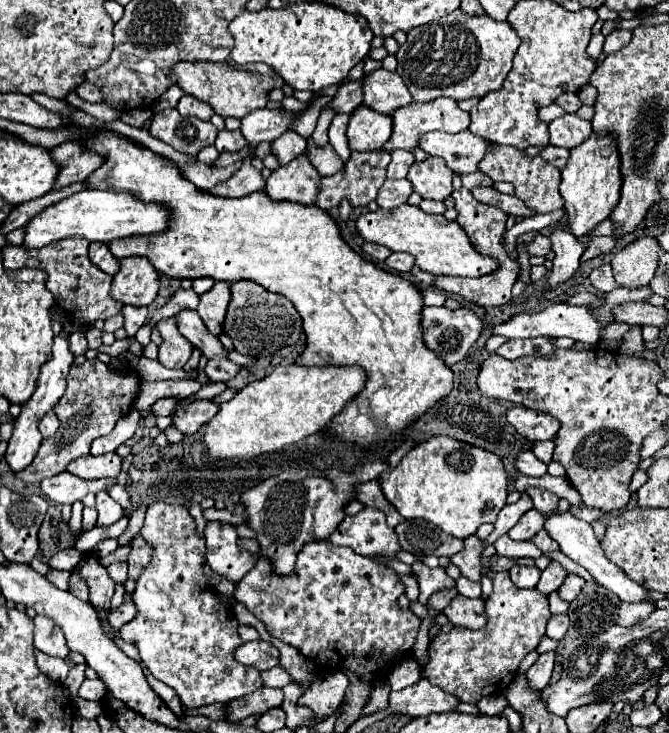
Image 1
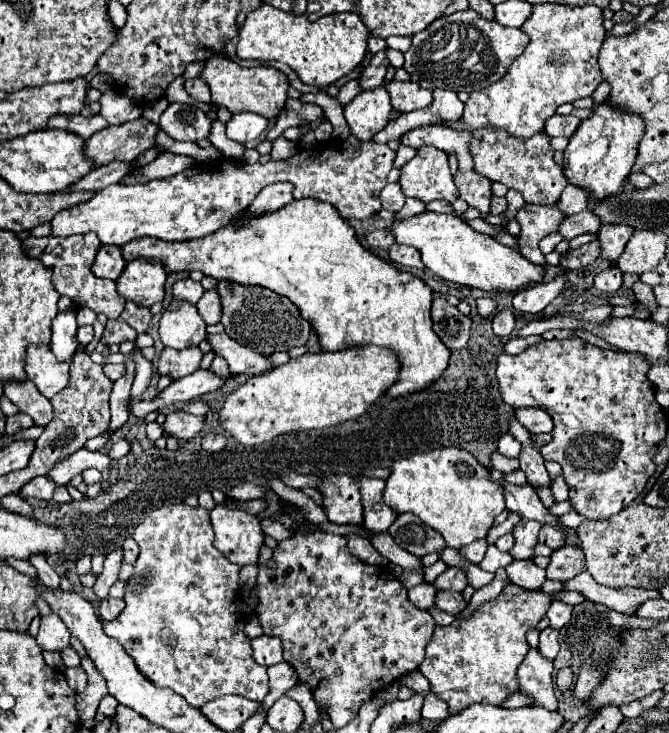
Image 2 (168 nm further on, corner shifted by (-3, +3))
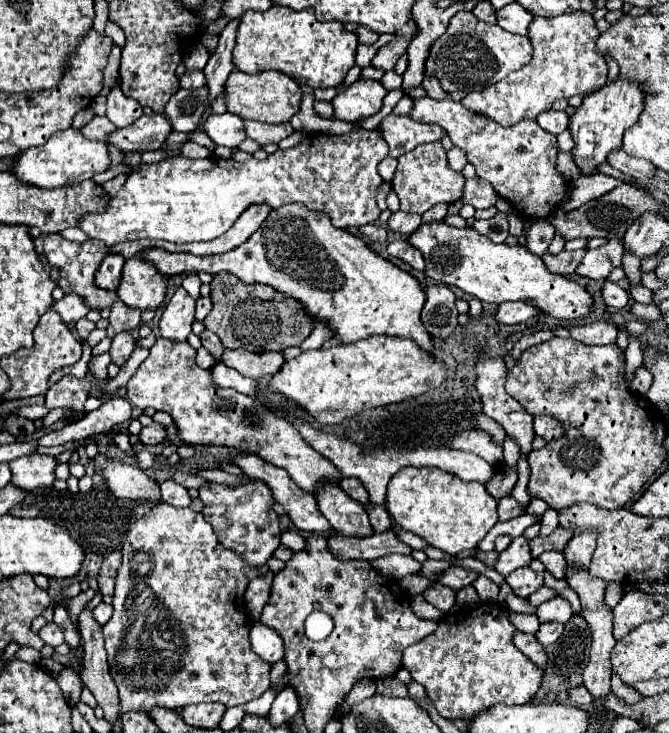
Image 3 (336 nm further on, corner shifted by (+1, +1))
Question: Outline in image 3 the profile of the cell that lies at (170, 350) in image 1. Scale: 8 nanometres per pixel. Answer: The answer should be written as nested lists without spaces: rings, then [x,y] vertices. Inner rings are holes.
[[[178,287],[160,319],[162,337],[170,341],[186,341],[192,331],[190,325],[194,321],[194,309],[196,299],[192,299],[184,287]]]

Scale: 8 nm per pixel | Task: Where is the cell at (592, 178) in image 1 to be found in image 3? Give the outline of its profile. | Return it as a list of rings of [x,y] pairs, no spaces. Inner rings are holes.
[[[620,77],[606,83],[604,89],[598,89],[596,93],[586,95],[582,99],[582,105],[570,117],[568,129],[570,129],[572,139],[576,143],[576,147],[572,149],[574,161],[584,175],[598,169],[598,165],[606,163],[606,155],[612,149],[622,147],[622,135],[640,117],[642,103],[644,103],[642,85],[638,81],[628,81],[628,79],[620,79]]]

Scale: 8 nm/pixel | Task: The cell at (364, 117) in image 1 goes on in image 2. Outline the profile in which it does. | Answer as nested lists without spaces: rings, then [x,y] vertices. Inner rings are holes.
[[[382,87],[358,93],[344,107],[344,117],[348,121],[350,133],[360,141],[370,141],[378,131],[382,131],[388,125],[390,113],[390,95]]]

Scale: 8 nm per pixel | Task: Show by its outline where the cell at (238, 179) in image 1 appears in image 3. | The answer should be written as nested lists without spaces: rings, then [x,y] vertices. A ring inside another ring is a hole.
[[[376,129],[366,131],[350,131],[342,135],[332,135],[324,131],[306,133],[304,139],[290,149],[278,149],[276,153],[268,155],[264,161],[250,157],[244,163],[234,159],[188,159],[188,157],[172,157],[160,161],[156,165],[140,165],[130,179],[126,179],[124,187],[118,191],[114,199],[110,199],[108,209],[100,215],[84,215],[80,219],[80,229],[88,233],[92,239],[104,241],[108,247],[120,241],[132,239],[164,239],[172,243],[188,243],[188,241],[212,241],[224,235],[236,219],[254,203],[266,203],[272,209],[288,205],[288,203],[302,203],[312,211],[322,211],[330,215],[332,225],[346,229],[358,227],[366,223],[376,223],[380,209],[376,209],[376,191],[382,183],[378,175],[378,163],[388,155],[388,145],[382,141]]]

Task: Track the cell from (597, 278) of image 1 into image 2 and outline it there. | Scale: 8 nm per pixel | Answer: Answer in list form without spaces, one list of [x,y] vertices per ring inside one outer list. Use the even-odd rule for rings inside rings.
[[[616,265],[600,271],[594,279],[594,287],[606,295],[614,295],[622,287],[622,271]]]

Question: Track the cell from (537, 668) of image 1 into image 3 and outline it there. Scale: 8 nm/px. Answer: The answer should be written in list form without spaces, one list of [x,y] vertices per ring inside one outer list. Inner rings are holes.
[[[556,621],[554,623],[542,623],[540,629],[538,629],[538,633],[536,633],[536,639],[546,647],[546,645],[554,643],[560,637],[562,631],[564,631],[562,623],[556,623]]]

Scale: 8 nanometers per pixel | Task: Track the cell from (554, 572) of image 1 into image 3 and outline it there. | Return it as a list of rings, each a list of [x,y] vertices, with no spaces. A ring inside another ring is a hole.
[[[586,529],[586,533],[574,535],[568,543],[568,547],[564,549],[566,561],[568,561],[568,569],[578,563],[580,567],[588,567],[592,553],[596,549],[596,531],[594,529]]]

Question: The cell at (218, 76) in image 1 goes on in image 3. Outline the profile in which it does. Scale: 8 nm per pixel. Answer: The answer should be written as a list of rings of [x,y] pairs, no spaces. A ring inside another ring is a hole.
[[[234,69],[226,81],[226,105],[230,113],[240,115],[242,119],[256,119],[272,125],[280,125],[290,121],[298,111],[302,103],[302,91],[292,77],[280,73],[280,71],[264,71],[260,75],[246,75],[238,69]]]

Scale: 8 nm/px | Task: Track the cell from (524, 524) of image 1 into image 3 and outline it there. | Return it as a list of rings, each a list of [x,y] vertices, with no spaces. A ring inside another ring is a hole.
[[[516,537],[512,539],[510,547],[506,551],[502,551],[494,563],[494,569],[502,575],[502,577],[508,577],[514,569],[520,569],[520,567],[528,567],[532,561],[530,557],[530,547],[528,547],[528,541],[524,537]]]

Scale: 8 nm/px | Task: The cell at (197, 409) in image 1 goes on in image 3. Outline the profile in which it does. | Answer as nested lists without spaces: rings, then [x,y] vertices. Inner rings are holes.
[[[152,423],[148,427],[142,427],[142,431],[138,433],[138,437],[140,437],[142,445],[158,445],[166,437],[166,427],[162,427],[158,423]]]

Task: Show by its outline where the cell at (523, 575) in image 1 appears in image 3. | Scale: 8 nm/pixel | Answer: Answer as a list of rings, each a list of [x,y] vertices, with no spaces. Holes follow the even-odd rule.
[[[522,567],[522,569],[516,569],[514,573],[510,573],[506,583],[512,587],[516,597],[526,599],[544,585],[544,573],[536,573],[530,567]]]

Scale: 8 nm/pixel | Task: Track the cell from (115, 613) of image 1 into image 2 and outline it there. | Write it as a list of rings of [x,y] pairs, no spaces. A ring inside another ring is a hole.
[[[112,597],[102,599],[100,609],[98,609],[98,613],[100,613],[100,617],[102,617],[104,621],[116,619],[116,617],[120,615],[120,611],[124,611],[124,601],[122,601],[122,599],[112,599]]]

